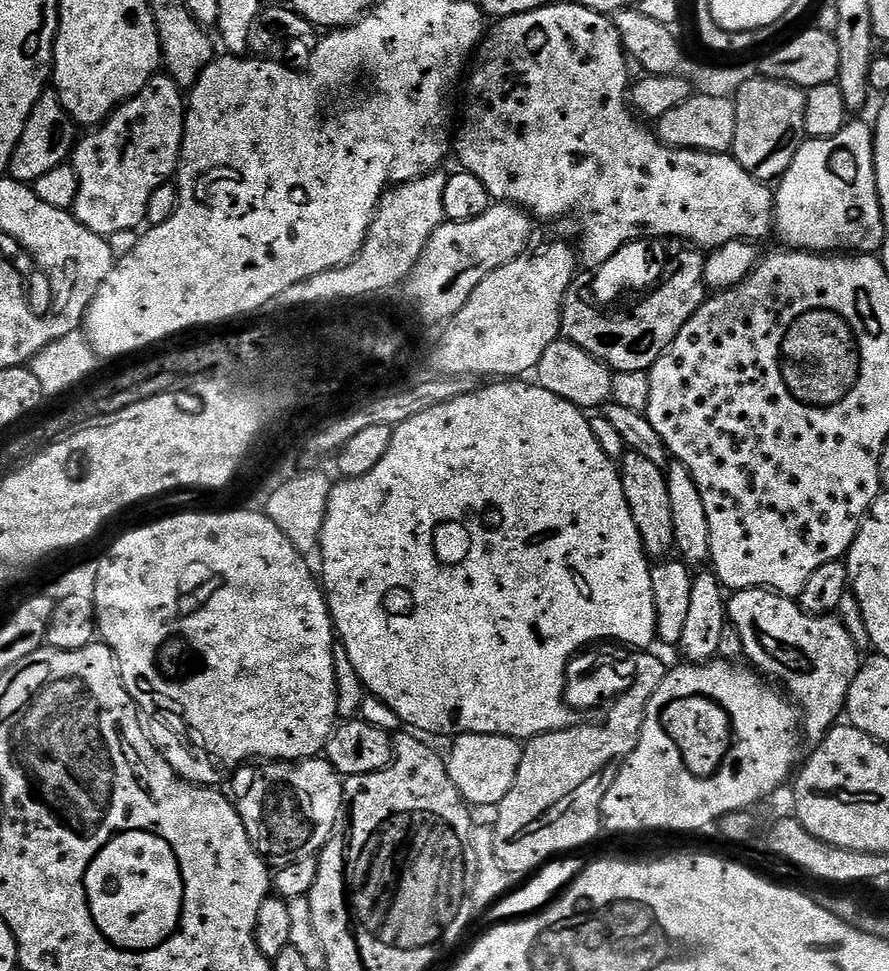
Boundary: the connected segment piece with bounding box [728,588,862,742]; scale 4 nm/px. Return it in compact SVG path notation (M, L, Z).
M745 588L731 593L728 600L728 622L742 636L747 663L752 663L749 665L761 677L769 681L777 680L772 681L777 685L784 684L783 691L802 713L803 735L807 739L809 736L812 742L823 740L825 732L845 715L850 682L854 682L862 663L862 653L854 646L854 638L850 638L850 630L846 630L839 615L812 616L791 596L782 596L767 588Z

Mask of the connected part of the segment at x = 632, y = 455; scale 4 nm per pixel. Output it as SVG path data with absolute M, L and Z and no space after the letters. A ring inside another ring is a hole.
M631 450L625 451L618 467L622 490L626 494L630 514L634 514L634 526L638 526L644 553L656 562L671 557L676 547L676 539L674 514L670 514L670 490L665 469L654 466L654 462L649 462L647 458L642 458L642 454Z

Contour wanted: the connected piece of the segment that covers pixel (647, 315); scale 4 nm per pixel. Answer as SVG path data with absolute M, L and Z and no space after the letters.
M700 250L688 251L692 252L680 252L673 260L671 257L665 263L664 277L659 291L655 292L655 295L651 295L646 302L638 302L624 314L619 315L617 318L620 318L620 324L602 322L602 320L608 320L611 316L607 316L601 311L596 315L596 320L600 320L602 326L596 324L596 320L592 320L592 324L586 324L586 306L588 303L580 297L579 289L569 289L569 292L564 296L564 309L562 310L562 322L560 323L563 339L574 342L574 346L586 350L586 354L590 354L595 360L601 360L605 366L612 369L613 373L648 372L654 366L654 362L658 362L660 355L667 352L668 347L676 341L676 335L682 330L682 326L686 326L688 319L704 305L706 299L706 285L704 282L705 253Z

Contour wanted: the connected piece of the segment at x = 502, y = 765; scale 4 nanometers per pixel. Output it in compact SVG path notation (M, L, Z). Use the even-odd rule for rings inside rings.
M466 734L451 741L452 749L446 752L448 773L454 786L469 805L491 809L499 806L502 798L510 794L518 766L524 753L521 741L513 736L495 736L494 734Z

